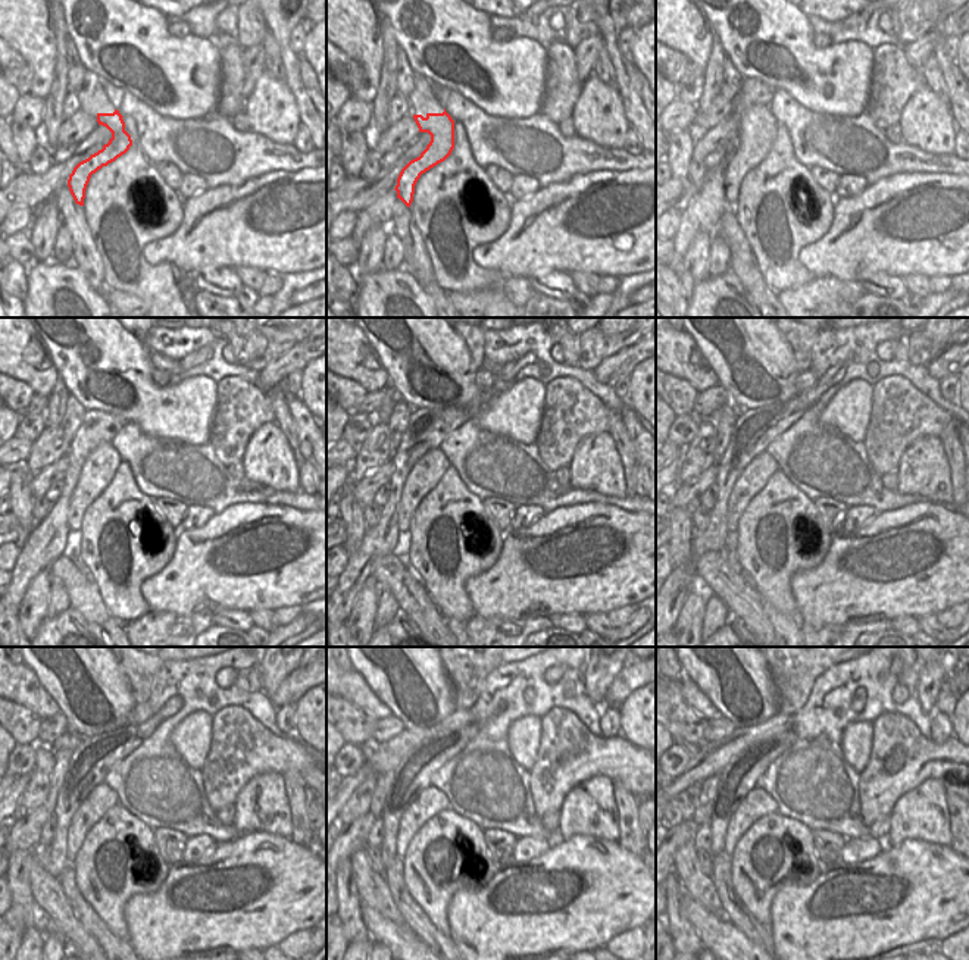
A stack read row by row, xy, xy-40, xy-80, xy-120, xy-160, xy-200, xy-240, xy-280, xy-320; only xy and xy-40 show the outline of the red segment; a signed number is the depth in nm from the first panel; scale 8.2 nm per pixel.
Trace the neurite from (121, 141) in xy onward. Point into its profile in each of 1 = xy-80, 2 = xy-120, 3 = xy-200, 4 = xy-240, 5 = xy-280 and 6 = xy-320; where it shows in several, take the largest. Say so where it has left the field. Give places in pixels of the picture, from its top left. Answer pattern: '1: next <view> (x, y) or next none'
1: next xy-80 (756, 135)
2: next xy-120 (99, 469)
3: next xy-200 (753, 478)
4: next xy-240 (102, 797)
5: next xy-280 (431, 800)
6: next xy-320 (757, 803)

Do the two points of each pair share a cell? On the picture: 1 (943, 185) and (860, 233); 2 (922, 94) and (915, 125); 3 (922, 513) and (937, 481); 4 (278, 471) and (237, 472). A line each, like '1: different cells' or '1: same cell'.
1: same cell
2: same cell
3: different cells
4: different cells

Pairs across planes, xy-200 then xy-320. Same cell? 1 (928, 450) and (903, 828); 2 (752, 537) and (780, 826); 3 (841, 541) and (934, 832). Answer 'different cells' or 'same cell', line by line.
1: same cell
2: same cell
3: different cells

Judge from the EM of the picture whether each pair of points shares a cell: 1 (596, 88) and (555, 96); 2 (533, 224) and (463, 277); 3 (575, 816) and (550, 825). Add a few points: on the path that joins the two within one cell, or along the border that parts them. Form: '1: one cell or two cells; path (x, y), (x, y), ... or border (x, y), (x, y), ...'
1: two cells; border (584, 84), (569, 116)
2: two cells; border (477, 244), (472, 259), (502, 274)
3: two cells; border (558, 810), (559, 829)

